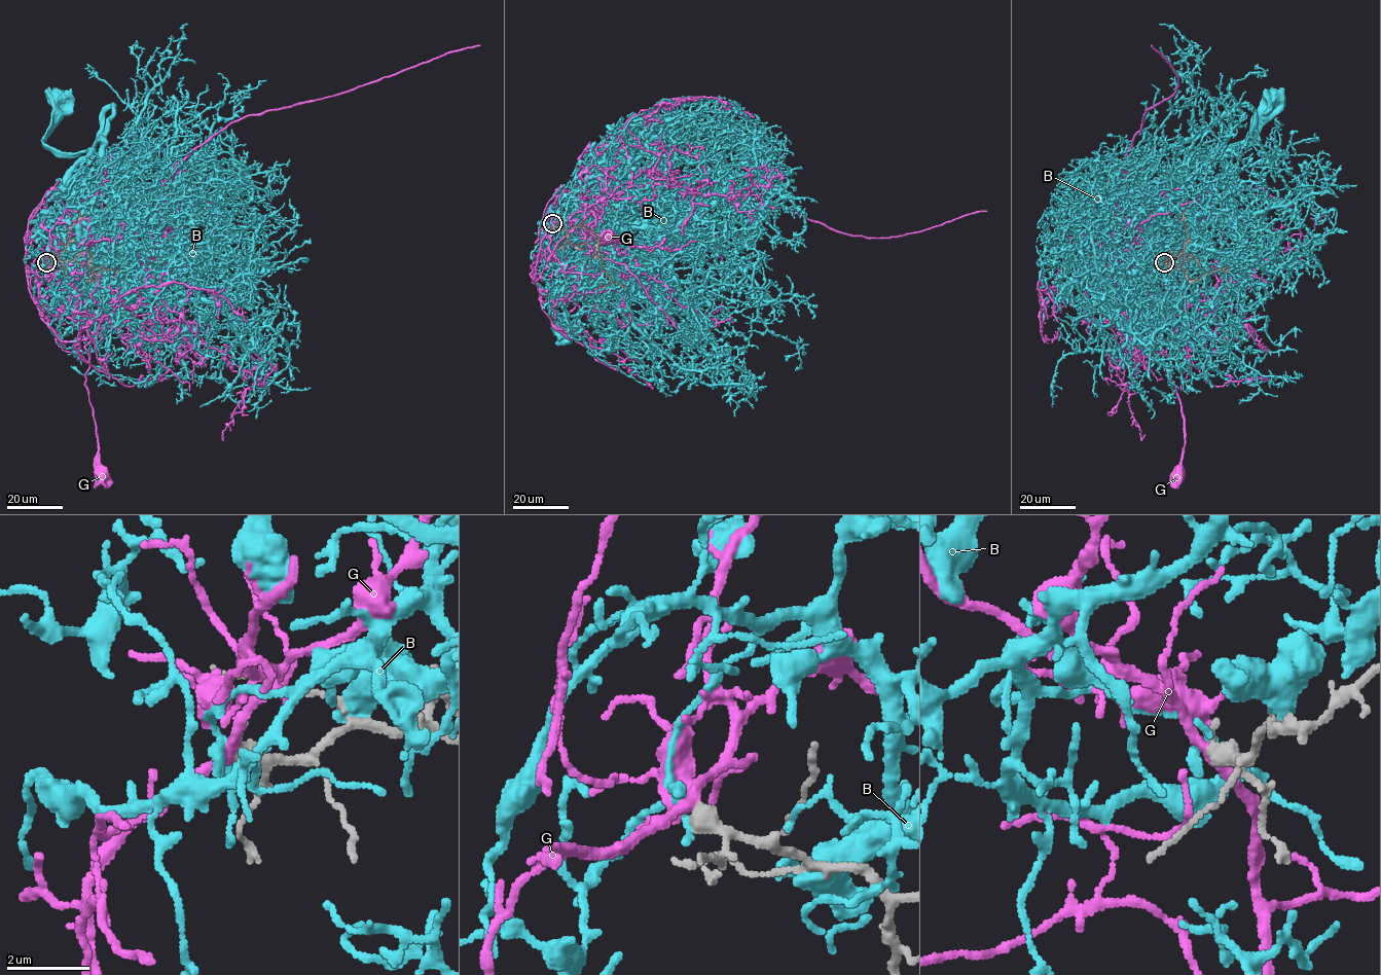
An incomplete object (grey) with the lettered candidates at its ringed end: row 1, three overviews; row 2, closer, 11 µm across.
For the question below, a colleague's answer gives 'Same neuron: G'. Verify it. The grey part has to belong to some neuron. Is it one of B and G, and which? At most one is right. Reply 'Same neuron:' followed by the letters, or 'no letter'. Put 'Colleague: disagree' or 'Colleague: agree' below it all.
Same neuron: G
Colleague: agree

